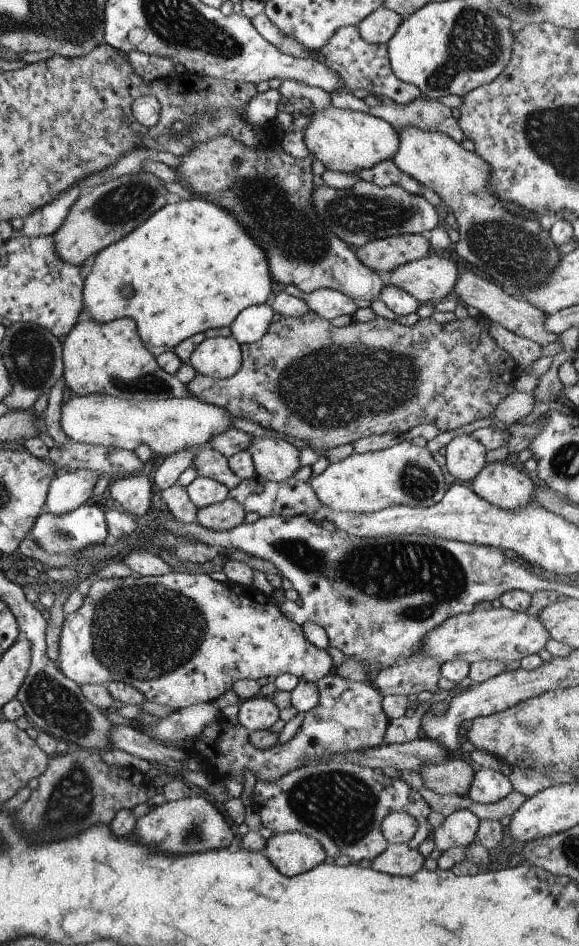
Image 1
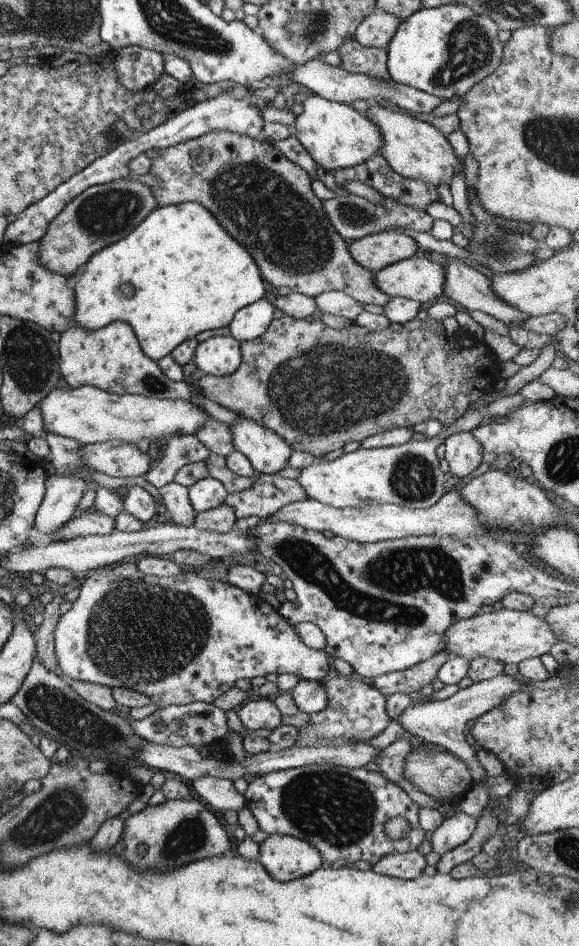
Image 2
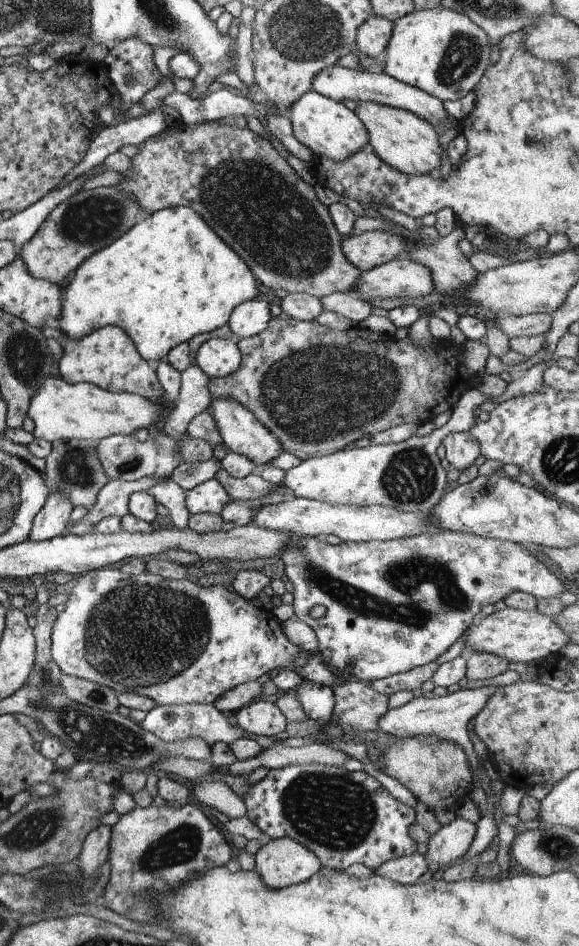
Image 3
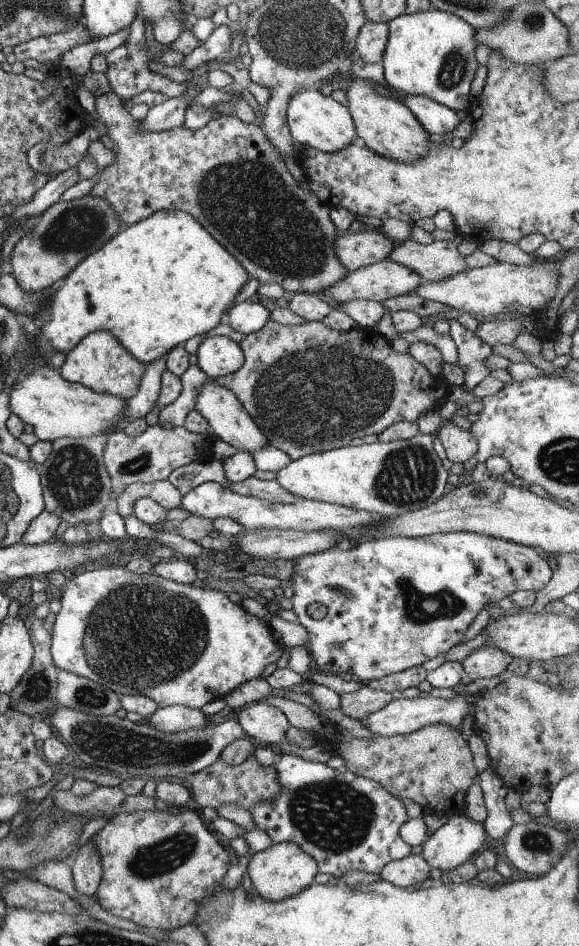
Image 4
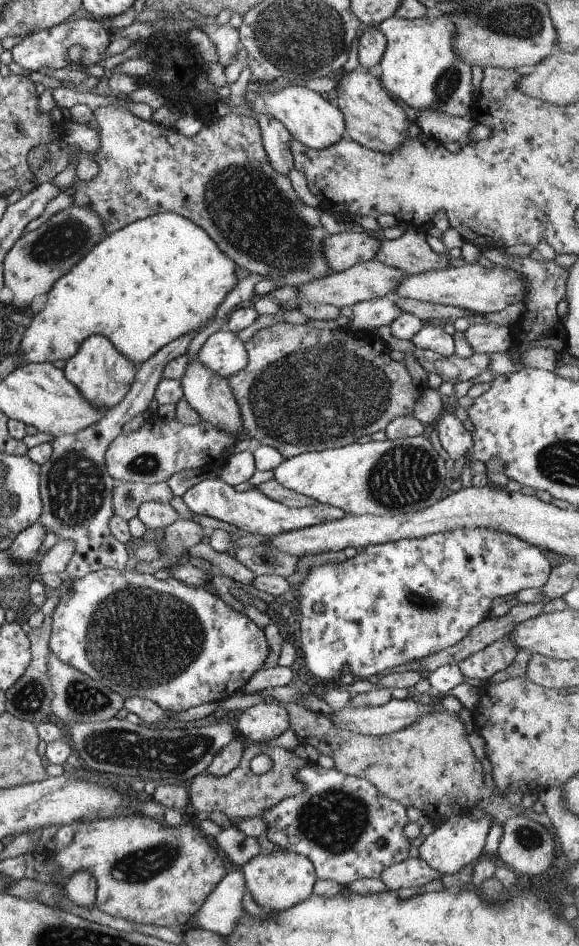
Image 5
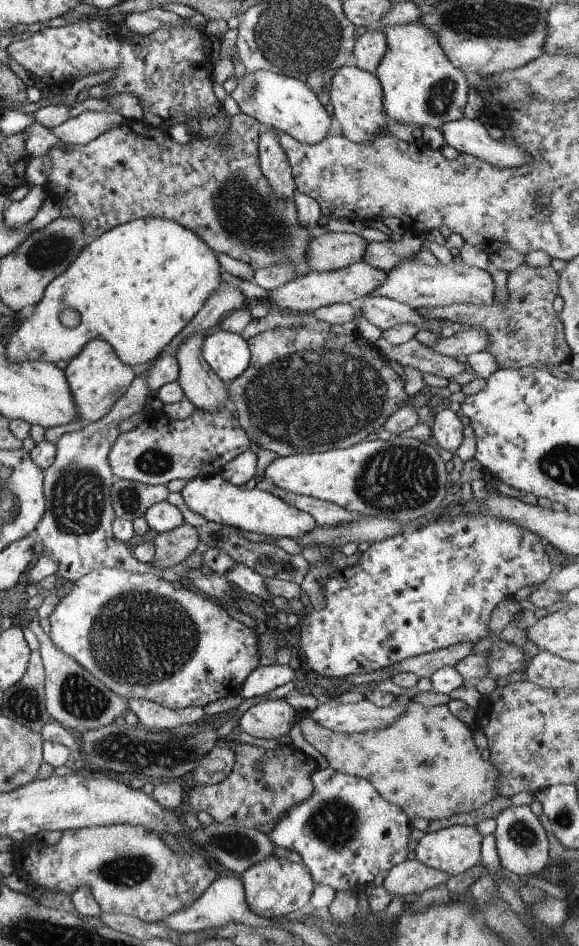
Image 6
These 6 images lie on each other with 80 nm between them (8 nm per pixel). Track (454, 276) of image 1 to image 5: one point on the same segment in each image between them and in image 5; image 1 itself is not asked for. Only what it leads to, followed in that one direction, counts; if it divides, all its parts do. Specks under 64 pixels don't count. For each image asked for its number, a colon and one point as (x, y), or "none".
2: (420, 278)
3: (402, 278)
4: (385, 279)
5: (366, 280)

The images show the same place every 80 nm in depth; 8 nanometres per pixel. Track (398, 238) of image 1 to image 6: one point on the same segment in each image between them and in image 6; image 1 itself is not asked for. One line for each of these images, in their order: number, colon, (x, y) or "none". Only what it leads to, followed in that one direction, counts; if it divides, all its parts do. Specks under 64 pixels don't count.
2: (374, 252)
3: (368, 249)
4: (366, 246)
5: (341, 251)
6: (327, 251)

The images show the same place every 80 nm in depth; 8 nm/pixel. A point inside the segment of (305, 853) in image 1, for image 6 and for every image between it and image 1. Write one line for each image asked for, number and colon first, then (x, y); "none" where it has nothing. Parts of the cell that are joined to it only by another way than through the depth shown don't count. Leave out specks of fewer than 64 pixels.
2: (285, 857)
3: (281, 861)
4: (282, 869)
5: (278, 880)
6: (273, 886)

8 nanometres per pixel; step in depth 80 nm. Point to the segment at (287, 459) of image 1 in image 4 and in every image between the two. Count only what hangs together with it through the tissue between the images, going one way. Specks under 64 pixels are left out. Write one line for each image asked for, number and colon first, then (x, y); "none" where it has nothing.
2: (267, 453)
3: (240, 432)
4: (228, 420)

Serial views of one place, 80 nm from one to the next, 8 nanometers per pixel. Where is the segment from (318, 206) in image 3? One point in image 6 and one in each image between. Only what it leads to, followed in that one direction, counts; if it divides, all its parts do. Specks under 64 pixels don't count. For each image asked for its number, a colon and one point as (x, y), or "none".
4: (227, 175)
5: (220, 178)
6: (214, 186)

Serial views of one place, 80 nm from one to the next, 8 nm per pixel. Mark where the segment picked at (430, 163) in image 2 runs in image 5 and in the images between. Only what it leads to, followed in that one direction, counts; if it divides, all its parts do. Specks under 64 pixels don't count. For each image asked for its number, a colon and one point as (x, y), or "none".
3: (408, 144)
4: (388, 128)
5: (371, 118)

